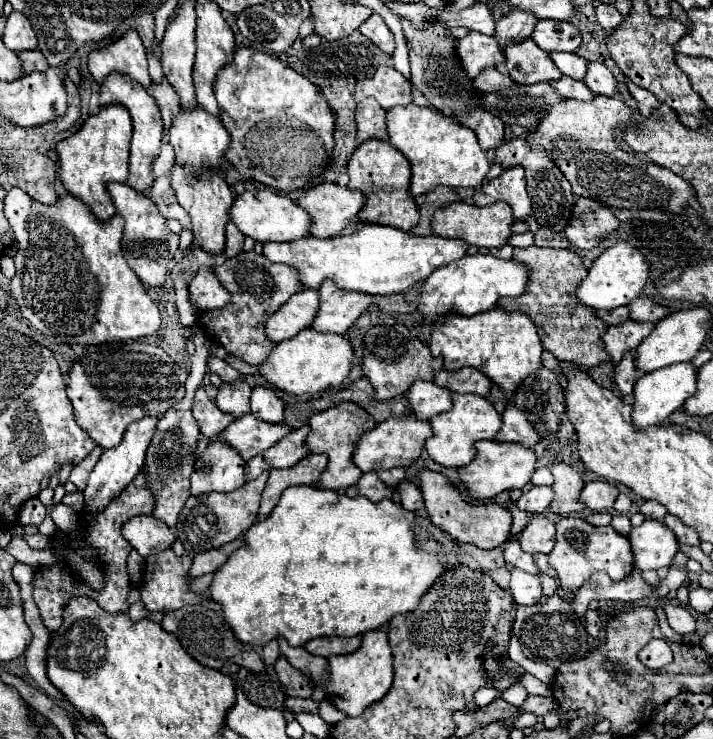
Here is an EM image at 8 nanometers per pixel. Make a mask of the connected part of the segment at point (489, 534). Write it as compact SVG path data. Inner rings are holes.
M420 470L418 478L420 478L420 490L424 494L430 522L434 526L440 526L454 540L468 542L468 544L474 544L474 546L484 548L484 550L494 550L508 540L512 514L506 508L492 504L492 502L464 502L460 492L440 472Z

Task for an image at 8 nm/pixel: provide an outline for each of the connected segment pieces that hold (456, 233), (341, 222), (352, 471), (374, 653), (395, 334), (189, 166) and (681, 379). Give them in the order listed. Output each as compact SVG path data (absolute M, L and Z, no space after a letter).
M452 202L448 206L442 206L436 210L432 218L432 234L442 238L460 238L470 246L478 248L500 248L510 238L510 226L512 226L512 210L508 204L498 202L484 208L466 204L466 202Z
M322 182L304 190L296 204L310 214L310 234L330 238L358 220L356 216L364 204L364 194L340 188L334 182Z
M344 402L340 406L332 406L320 414L314 414L310 418L310 434L306 438L306 448L310 452L318 452L318 454L326 454L328 456L328 464L320 476L320 480L316 482L316 488L328 488L328 490L340 490L340 488L348 488L354 486L358 482L358 478L362 476L360 470L356 470L354 462L352 462L352 452L356 442L360 440L360 436L368 430L372 430L376 426L376 422L372 422L372 418L368 418L368 414L364 414L364 410L356 410L356 406L352 406L352 402Z
M380 630L366 632L362 636L362 646L348 654L348 656L332 656L330 660L330 680L326 682L328 700L336 704L348 716L360 716L368 706L380 702L394 680L394 666L392 666L392 648L388 644L388 636Z
M394 324L388 328L386 326L372 326L364 334L362 372L372 382L376 400L390 400L390 398L402 396L412 386L412 382L432 380L432 372L440 370L440 368L442 368L442 358L434 358L426 344L408 336L408 328L402 324Z
M180 104L180 112L172 118L172 124L168 128L168 140L174 146L176 160L182 162L184 168L190 174L198 174L200 170L206 170L206 168L220 168L220 170L224 170L224 166L226 166L224 150L230 144L230 134L222 126L220 118L208 114L198 104L194 104L192 110L184 110L184 106Z
M682 362L676 366L668 366L664 370L656 370L652 374L644 374L634 384L634 410L632 410L632 424L640 430L662 424L672 412L680 410L684 400L696 392L696 368L690 362Z

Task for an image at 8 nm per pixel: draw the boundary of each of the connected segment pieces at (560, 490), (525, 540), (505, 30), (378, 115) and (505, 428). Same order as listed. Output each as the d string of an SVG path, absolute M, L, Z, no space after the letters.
M554 464L550 470L554 476L554 500L550 504L550 510L558 516L580 514L584 510L584 504L578 502L580 488L584 486L580 474L568 464Z
M542 514L532 516L530 524L520 534L520 546L528 554L550 554L556 542L556 528L550 518Z
M524 10L510 12L508 16L504 16L496 22L494 38L498 40L500 48L504 50L510 42L522 42L522 40L530 38L532 26L536 26L536 22L538 22L538 18Z
M366 98L356 108L356 144L366 140L382 140L388 142L386 134L386 110L374 100Z
M510 404L506 412L502 414L502 428L494 436L494 440L496 442L516 442L526 448L532 448L540 440L540 436L532 430L532 424L524 418L524 412L518 410L514 404Z

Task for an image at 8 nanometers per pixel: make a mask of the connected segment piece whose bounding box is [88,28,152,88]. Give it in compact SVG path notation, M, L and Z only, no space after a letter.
M134 28L122 34L114 44L108 44L98 50L90 50L88 68L98 84L110 74L120 72L138 80L144 88L152 84L148 66L146 66L146 48Z

